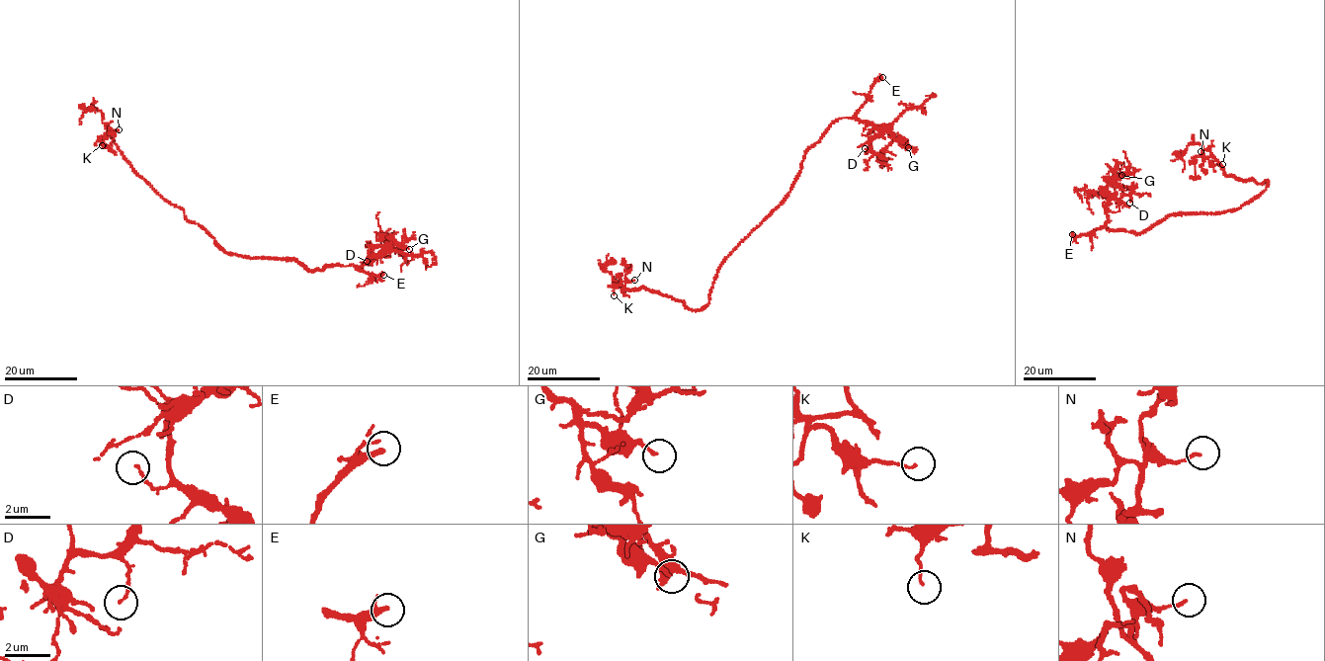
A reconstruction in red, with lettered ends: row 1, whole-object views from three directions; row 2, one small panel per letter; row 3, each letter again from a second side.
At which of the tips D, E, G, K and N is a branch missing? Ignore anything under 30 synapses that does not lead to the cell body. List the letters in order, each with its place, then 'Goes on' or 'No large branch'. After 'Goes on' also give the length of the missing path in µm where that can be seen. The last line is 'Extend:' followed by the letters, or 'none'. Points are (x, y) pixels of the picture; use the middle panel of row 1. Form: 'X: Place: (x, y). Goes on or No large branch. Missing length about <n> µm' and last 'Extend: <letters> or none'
D: Place: (865, 148). No large branch
E: Place: (882, 77). Goes on. Missing length about 60 µm
G: Place: (908, 147). No large branch
K: Place: (614, 295). No large branch
N: Place: (634, 280). No large branch
Extend: E

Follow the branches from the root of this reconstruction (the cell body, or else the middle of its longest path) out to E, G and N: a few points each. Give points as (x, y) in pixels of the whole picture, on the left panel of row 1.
E: (244, 257), (290, 258), (311, 272), (337, 265), (354, 266), (372, 276), (383, 275)
G: (244, 257), (290, 258), (311, 272), (323, 270), (327, 265), (363, 265), (393, 241), (409, 249)
N: (244, 257), (224, 251), (204, 228), (188, 221), (181, 208), (158, 195), (110, 136), (119, 129)

